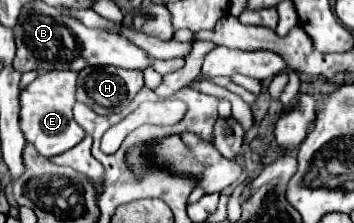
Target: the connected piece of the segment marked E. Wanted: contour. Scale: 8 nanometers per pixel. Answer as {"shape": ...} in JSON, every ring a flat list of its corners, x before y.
{"shape":[[71,70,45,72,45,74,39,74,21,92,21,110,19,110,21,132,25,140,35,144,35,148,47,158,71,150,85,138,85,130,73,118,75,80,77,80,77,74]]}

